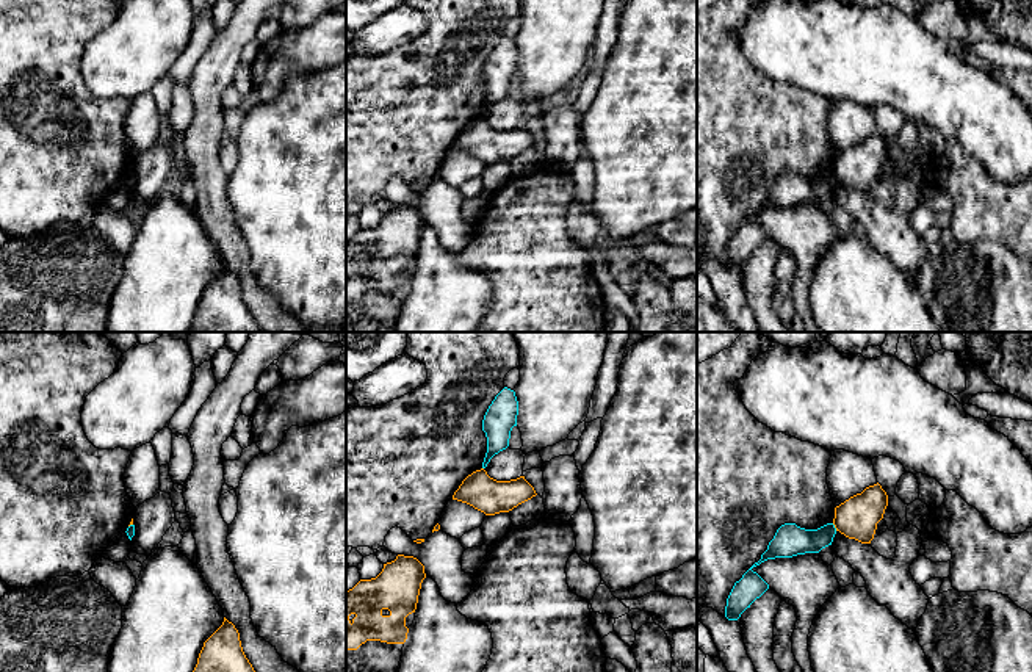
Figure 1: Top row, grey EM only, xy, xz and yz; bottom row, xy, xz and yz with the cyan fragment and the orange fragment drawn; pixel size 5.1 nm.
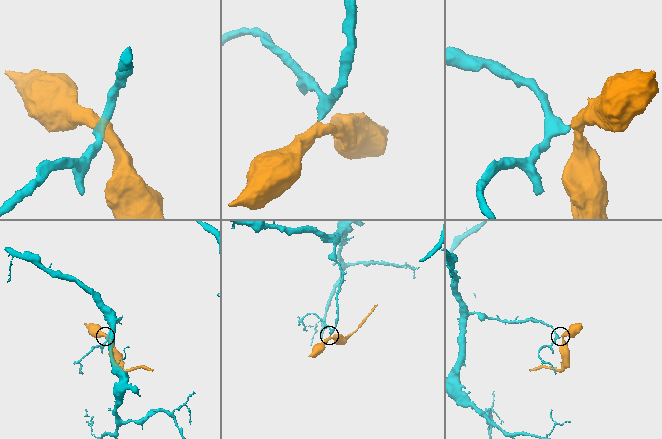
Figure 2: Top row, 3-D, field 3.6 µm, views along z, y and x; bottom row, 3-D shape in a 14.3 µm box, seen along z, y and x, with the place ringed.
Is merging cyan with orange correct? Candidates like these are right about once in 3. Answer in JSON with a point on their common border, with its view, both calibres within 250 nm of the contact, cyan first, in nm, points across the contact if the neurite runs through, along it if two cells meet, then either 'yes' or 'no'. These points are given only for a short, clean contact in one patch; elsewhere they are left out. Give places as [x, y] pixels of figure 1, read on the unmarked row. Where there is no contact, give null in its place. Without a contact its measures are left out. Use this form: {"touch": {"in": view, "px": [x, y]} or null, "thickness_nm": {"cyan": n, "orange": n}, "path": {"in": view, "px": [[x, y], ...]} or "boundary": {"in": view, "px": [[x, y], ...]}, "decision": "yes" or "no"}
{"touch": {"in": "yz", "px": [833, 176]}, "thickness_nm": {"cyan": 160, "orange": 220}, "boundary": {"in": "yz", "px": [[832, 173], [837, 179]]}, "decision": "no"}

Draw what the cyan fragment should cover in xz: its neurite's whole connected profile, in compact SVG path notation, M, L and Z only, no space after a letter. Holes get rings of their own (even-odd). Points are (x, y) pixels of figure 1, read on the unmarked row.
M504 36L489 55L482 80L487 86L487 102L482 117L487 116L490 108L509 96L511 80L517 75L518 50L515 41Z

